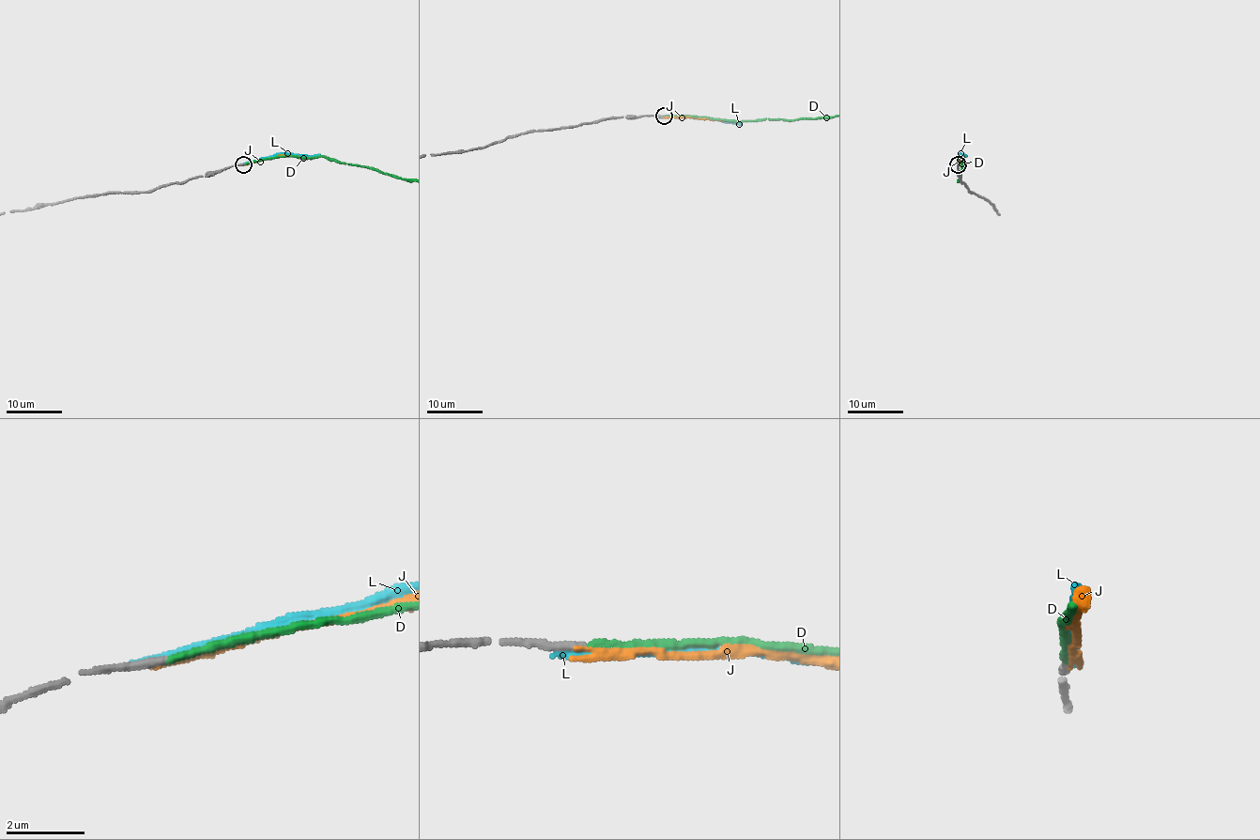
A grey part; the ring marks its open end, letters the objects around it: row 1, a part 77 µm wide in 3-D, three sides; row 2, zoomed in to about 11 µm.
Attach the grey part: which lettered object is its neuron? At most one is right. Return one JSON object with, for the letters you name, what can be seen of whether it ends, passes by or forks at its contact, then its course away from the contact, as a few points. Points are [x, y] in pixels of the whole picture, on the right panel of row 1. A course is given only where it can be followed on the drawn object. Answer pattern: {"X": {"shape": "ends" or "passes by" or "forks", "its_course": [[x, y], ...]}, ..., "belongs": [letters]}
{"D": {"shape": "ends"}, "belongs": ["D"]}

